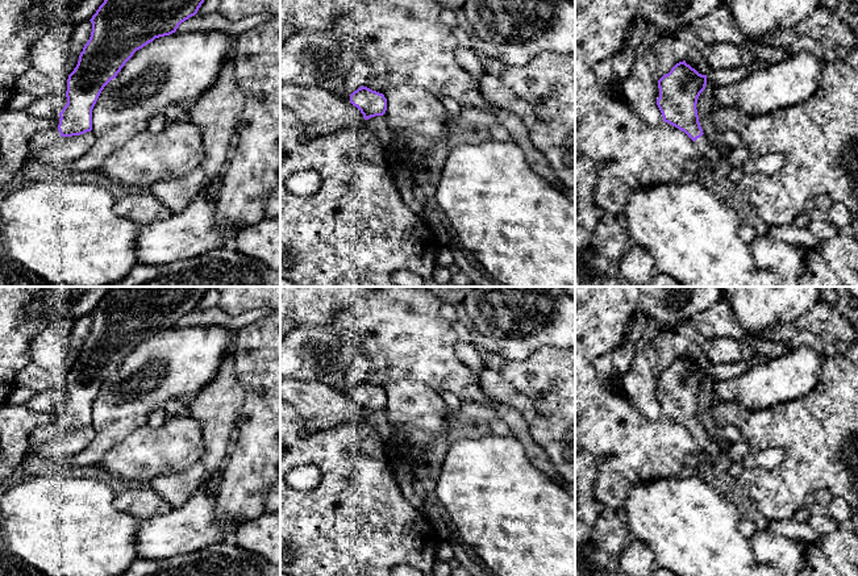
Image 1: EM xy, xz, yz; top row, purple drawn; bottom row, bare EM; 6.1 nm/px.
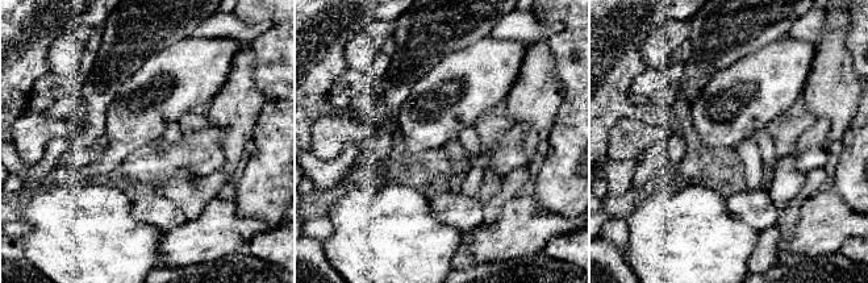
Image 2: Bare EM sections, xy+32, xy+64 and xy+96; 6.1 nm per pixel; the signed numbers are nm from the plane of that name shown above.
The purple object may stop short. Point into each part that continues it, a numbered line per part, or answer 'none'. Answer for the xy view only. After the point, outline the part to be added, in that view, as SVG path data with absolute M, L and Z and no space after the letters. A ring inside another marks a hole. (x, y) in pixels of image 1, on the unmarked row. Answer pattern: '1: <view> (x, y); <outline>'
none

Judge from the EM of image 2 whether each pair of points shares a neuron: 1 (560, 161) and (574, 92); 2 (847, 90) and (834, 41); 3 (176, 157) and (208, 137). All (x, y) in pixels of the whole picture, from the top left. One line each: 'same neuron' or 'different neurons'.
1: same neuron
2: same neuron
3: same neuron

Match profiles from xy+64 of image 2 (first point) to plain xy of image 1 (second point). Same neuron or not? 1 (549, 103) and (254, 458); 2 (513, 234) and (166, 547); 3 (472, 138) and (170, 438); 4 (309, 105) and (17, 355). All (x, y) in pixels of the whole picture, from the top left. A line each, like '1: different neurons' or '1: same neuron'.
1: different neurons
2: same neuron
3: different neurons
4: same neuron

